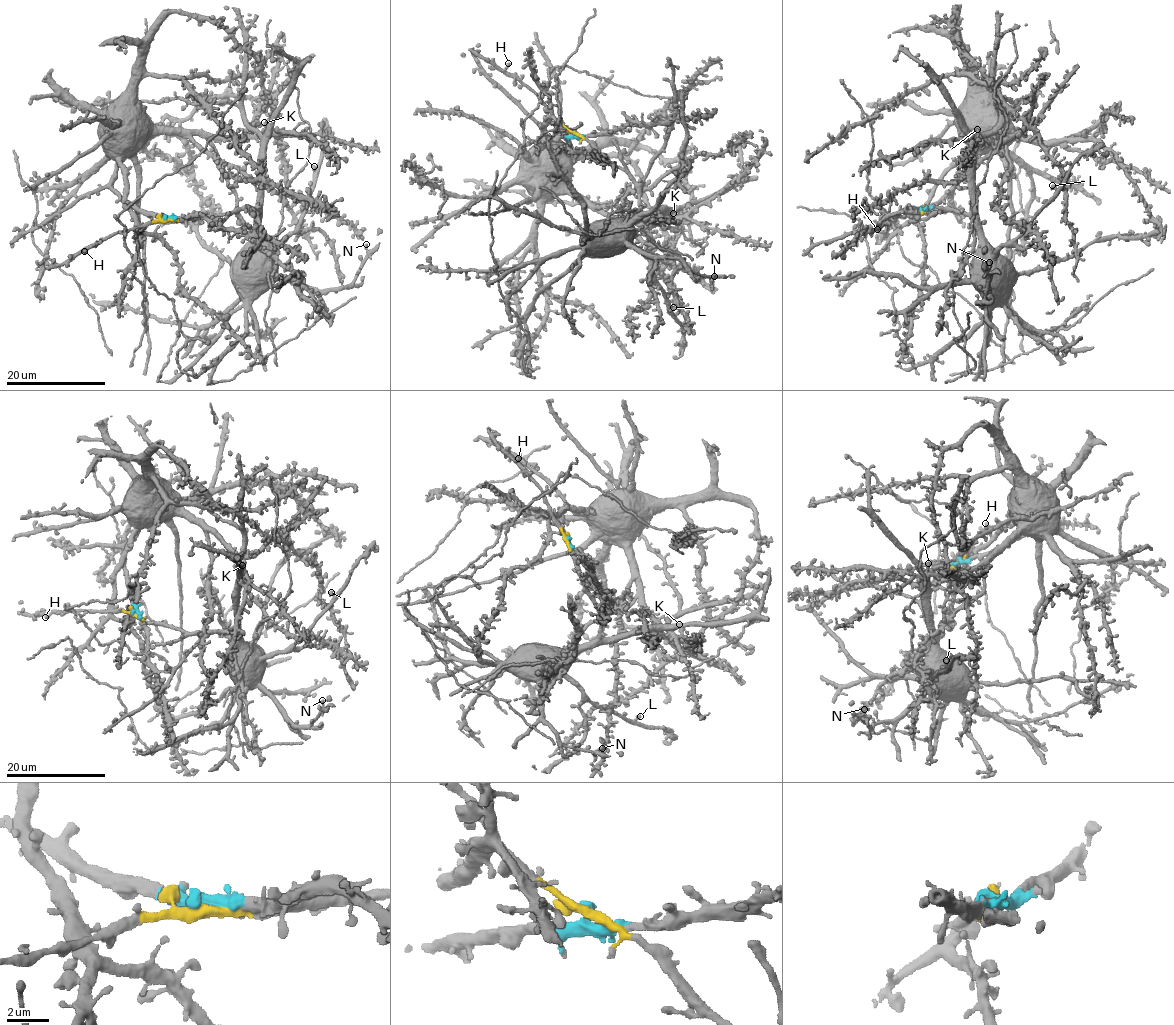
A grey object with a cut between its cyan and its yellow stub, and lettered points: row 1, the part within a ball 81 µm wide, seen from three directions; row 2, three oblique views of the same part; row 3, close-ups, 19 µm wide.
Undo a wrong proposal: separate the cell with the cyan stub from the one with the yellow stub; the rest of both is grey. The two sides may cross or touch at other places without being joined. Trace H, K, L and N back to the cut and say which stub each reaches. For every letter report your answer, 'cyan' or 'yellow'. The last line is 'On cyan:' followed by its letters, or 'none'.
H: yellow
K: cyan
L: yellow
N: yellow
On cyan: K

